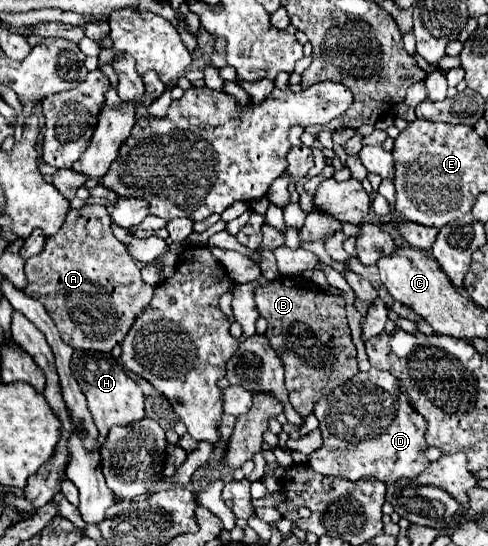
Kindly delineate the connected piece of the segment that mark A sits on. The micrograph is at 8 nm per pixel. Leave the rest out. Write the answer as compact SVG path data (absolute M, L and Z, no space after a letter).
M87 205L83 209L71 209L63 227L45 239L45 249L39 255L33 255L25 261L29 297L37 297L55 321L61 339L79 351L101 351L109 353L115 345L121 345L123 337L129 333L135 319L149 307L155 293L153 285L147 285L141 279L141 271L127 253L127 247L117 241L111 233L111 217L107 207Z

